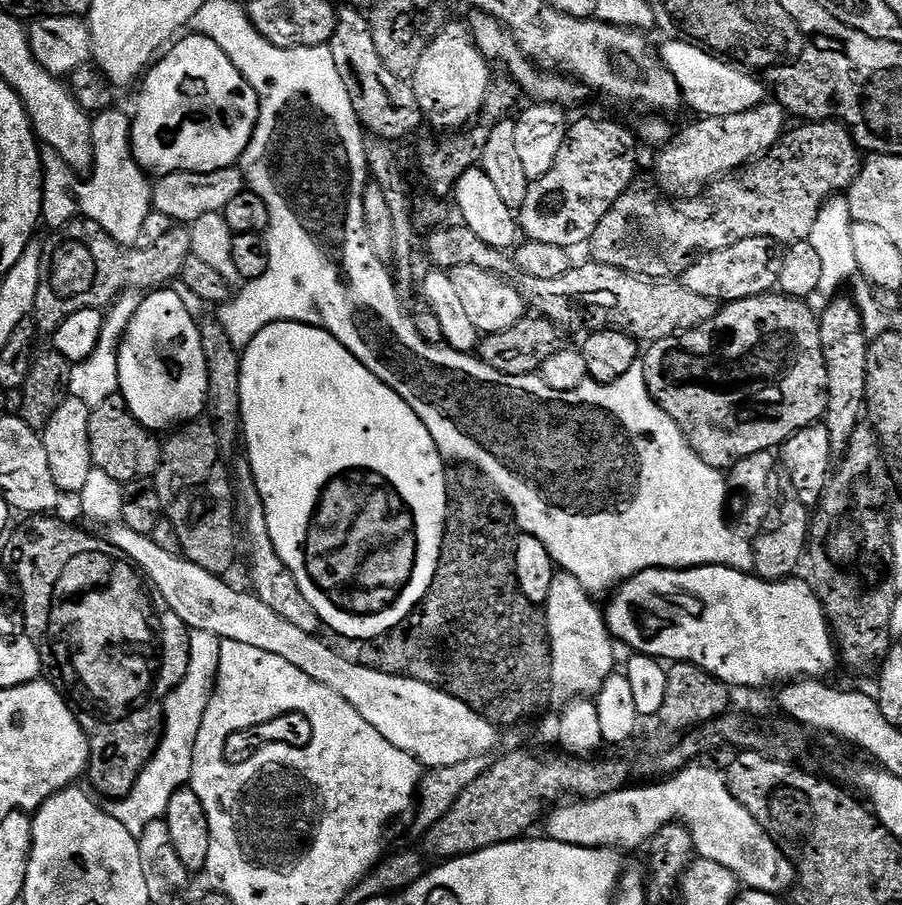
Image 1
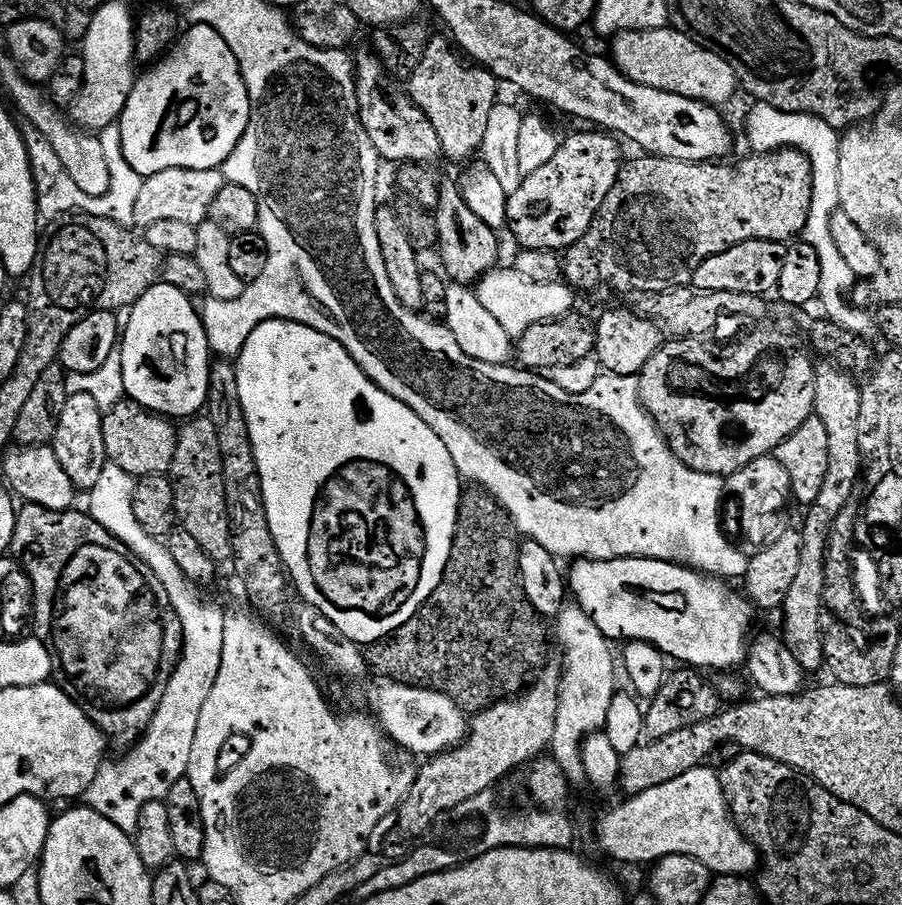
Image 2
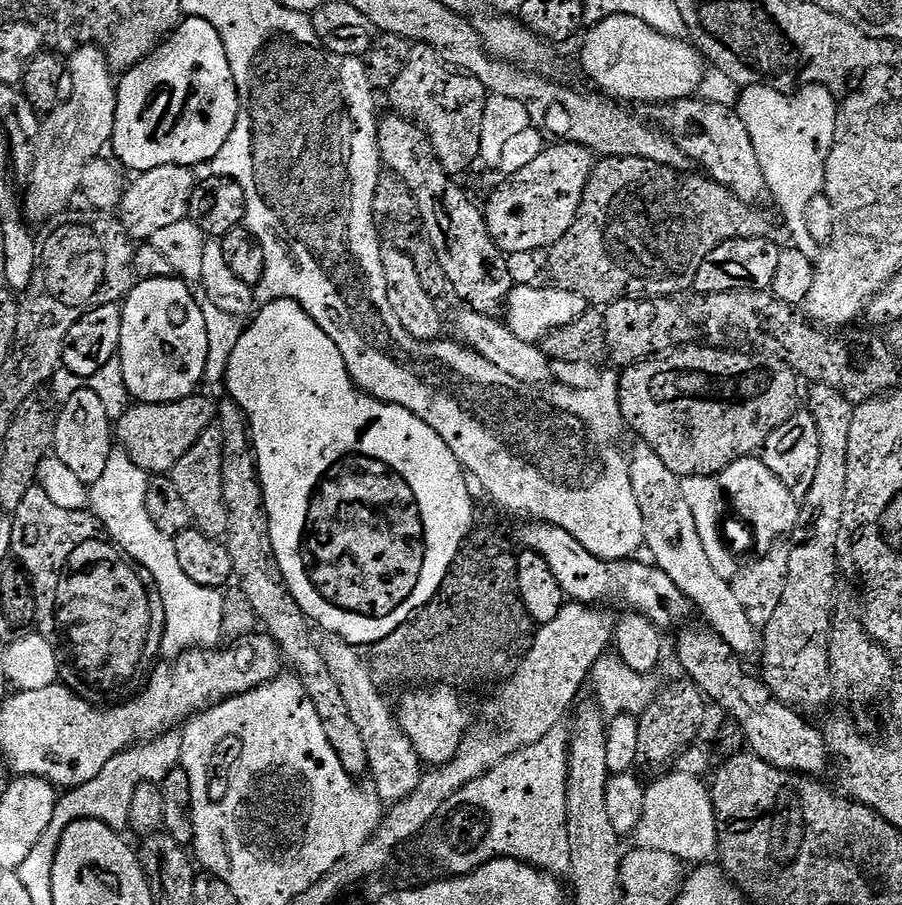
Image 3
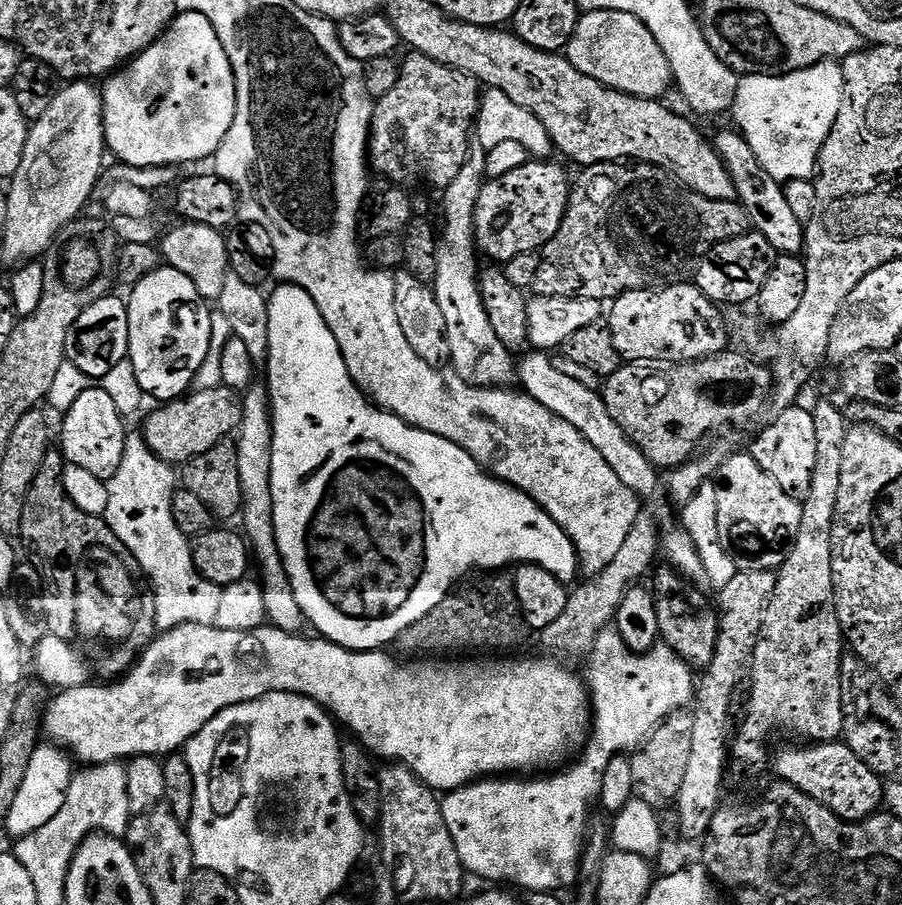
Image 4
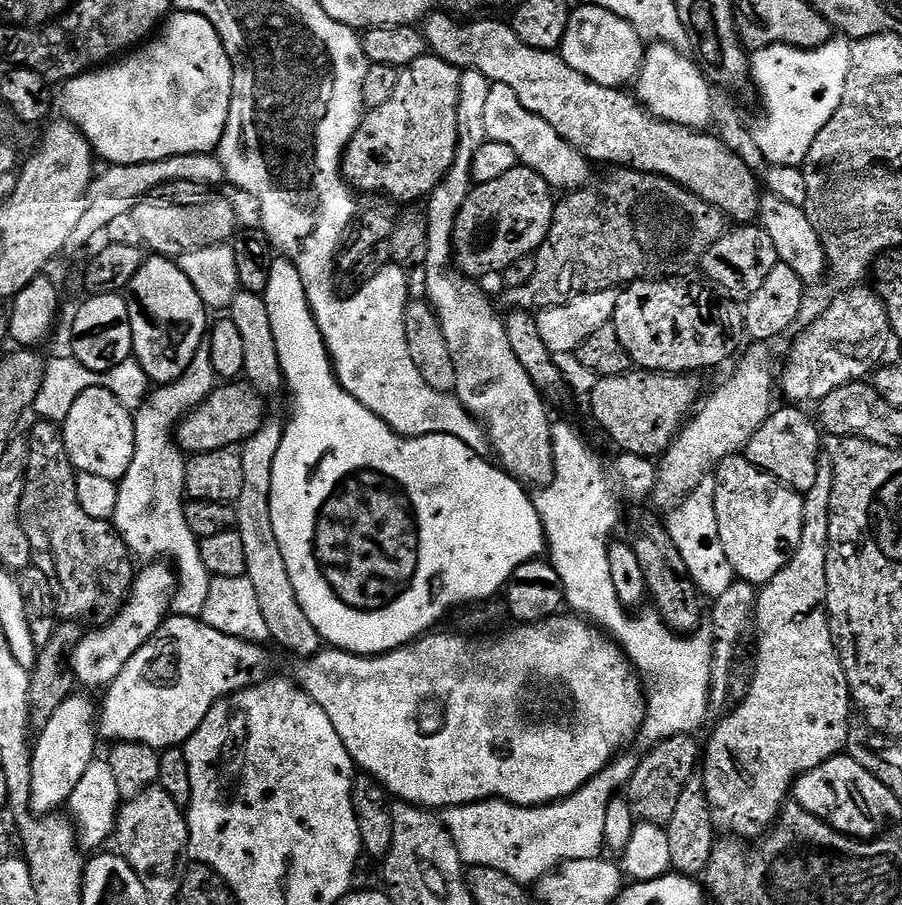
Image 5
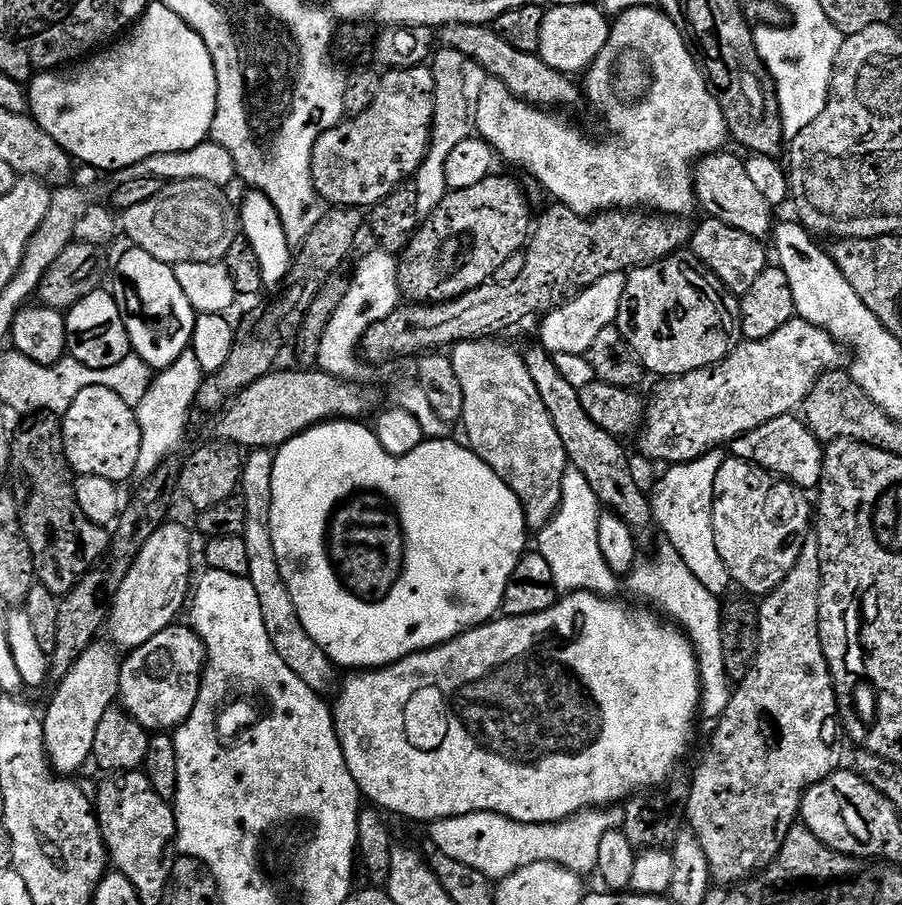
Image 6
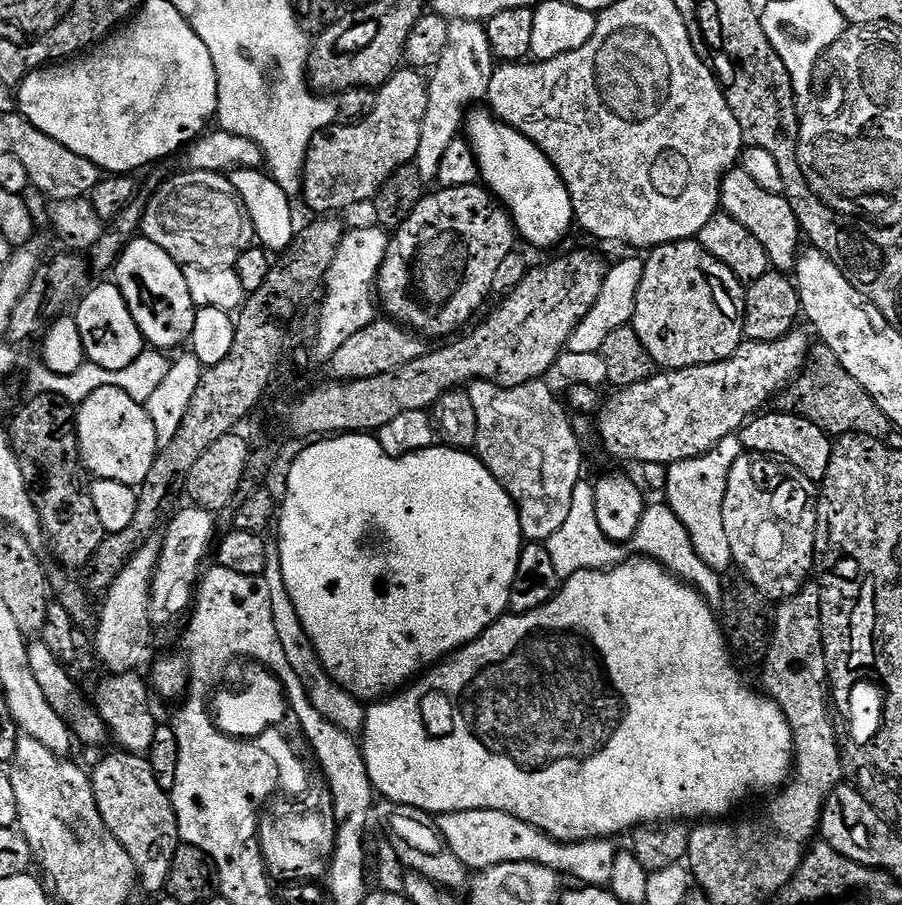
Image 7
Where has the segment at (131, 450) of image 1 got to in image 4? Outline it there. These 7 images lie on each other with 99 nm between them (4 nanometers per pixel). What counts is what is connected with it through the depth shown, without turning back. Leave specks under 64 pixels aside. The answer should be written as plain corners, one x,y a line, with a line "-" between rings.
200,388
189,391
179,400
156,406
144,420
142,435
158,459
173,466
186,466
198,454
206,454
206,450
231,437
239,429
242,417
244,406
237,389

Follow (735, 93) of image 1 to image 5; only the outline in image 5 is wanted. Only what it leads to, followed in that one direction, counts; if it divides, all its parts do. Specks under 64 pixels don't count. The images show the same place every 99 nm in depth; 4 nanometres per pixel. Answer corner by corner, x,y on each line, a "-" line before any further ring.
584,2
581,8
573,7
568,14
566,32
560,42
558,55
578,74
590,78
598,86
623,89
635,81
644,61
645,41
632,23
602,10
591,2

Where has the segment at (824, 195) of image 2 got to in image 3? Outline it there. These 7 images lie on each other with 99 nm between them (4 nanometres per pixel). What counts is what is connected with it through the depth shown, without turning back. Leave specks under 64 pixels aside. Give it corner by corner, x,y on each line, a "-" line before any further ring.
715,70
704,73
704,80
700,84
699,99
736,108
742,122
746,122
746,130
750,133
750,142
754,142
754,151
758,153
758,162
762,162
762,174
766,174
768,183
768,195
780,207
784,220
788,223
788,232
792,235
791,247
802,250
806,258
815,261
822,251
822,245
810,234
810,226
806,226
806,210
814,198
821,195
824,190
824,179
826,178
826,162
830,158
830,150
834,146
834,134
836,133
836,114
838,111
837,97
823,86
801,88
795,94
785,94
768,88
764,84
749,84
741,91
733,80
726,78
726,74

